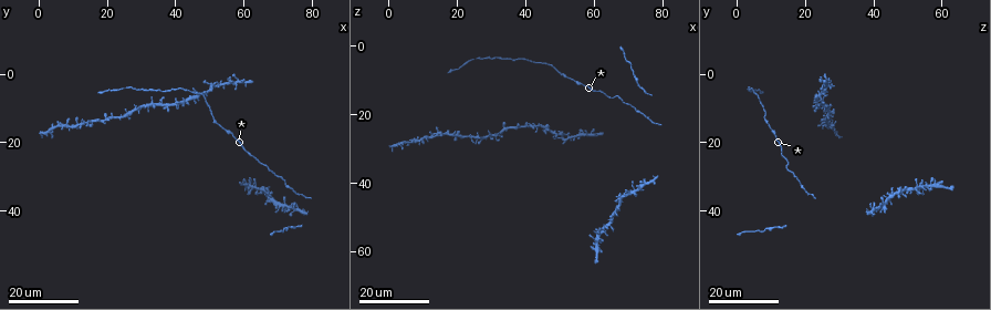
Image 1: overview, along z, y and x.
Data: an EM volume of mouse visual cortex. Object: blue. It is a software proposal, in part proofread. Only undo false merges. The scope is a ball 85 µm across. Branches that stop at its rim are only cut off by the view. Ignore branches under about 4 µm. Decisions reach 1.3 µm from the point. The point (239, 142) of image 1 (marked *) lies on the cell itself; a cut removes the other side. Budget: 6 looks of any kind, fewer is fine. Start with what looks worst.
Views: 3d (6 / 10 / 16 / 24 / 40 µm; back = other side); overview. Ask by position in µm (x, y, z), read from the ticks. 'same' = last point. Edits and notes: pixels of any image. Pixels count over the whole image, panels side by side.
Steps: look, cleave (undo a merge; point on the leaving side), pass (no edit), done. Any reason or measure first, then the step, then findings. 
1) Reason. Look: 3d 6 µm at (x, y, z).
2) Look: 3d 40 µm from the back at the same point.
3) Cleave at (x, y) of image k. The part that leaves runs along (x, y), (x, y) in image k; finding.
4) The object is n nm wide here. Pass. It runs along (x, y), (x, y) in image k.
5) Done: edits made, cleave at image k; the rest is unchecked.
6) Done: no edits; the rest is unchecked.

Thick turns thin. Look: 3d 16 µm at (72.0, 32.5, 19.0).

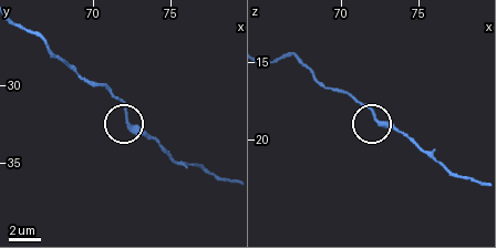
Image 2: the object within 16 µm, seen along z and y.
Zoom in. Look: 3d 10 µm at (72.2, 32.4, 18.8).

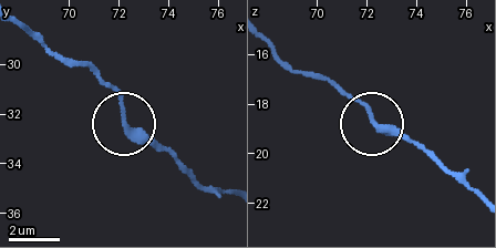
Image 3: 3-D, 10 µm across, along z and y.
Pass. It runs along (22, 24), (92, 69), (119, 101), (125, 124), (185, 168) in image 3; continuous, no second cell.

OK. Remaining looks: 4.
Look: 3d 16 µm at (50.0, 11.0, 8.0).

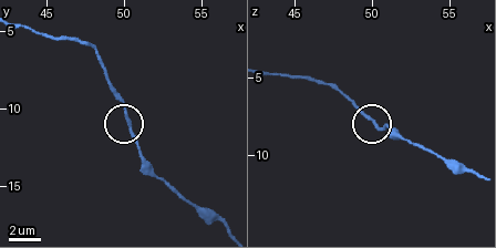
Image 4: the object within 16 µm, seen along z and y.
Look: 3d 6 µm at (50.2, 10.8, 8.2).

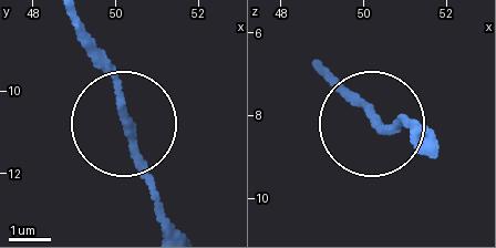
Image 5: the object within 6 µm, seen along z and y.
The object is 190 nm wide here. Pass. It runs along (175, 227), (115, 90), (84, 51) in image 5; all the same cell.

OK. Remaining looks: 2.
Thick turns thin. Look: 3d 16 µm at (10.0, 15.0, 27.0).

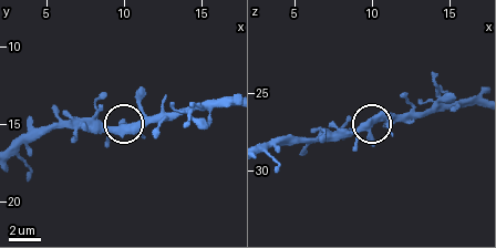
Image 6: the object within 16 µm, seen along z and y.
Zoom in. Look: 3d 10 µm at (9.2, 15.2, 27.4).

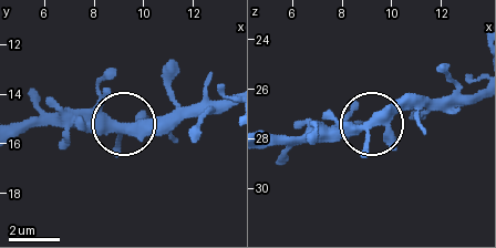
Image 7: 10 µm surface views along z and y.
The object is 370 nm wide here. Pass. One cell here.

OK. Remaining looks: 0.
Done: no edits; the rest is unchecked.

